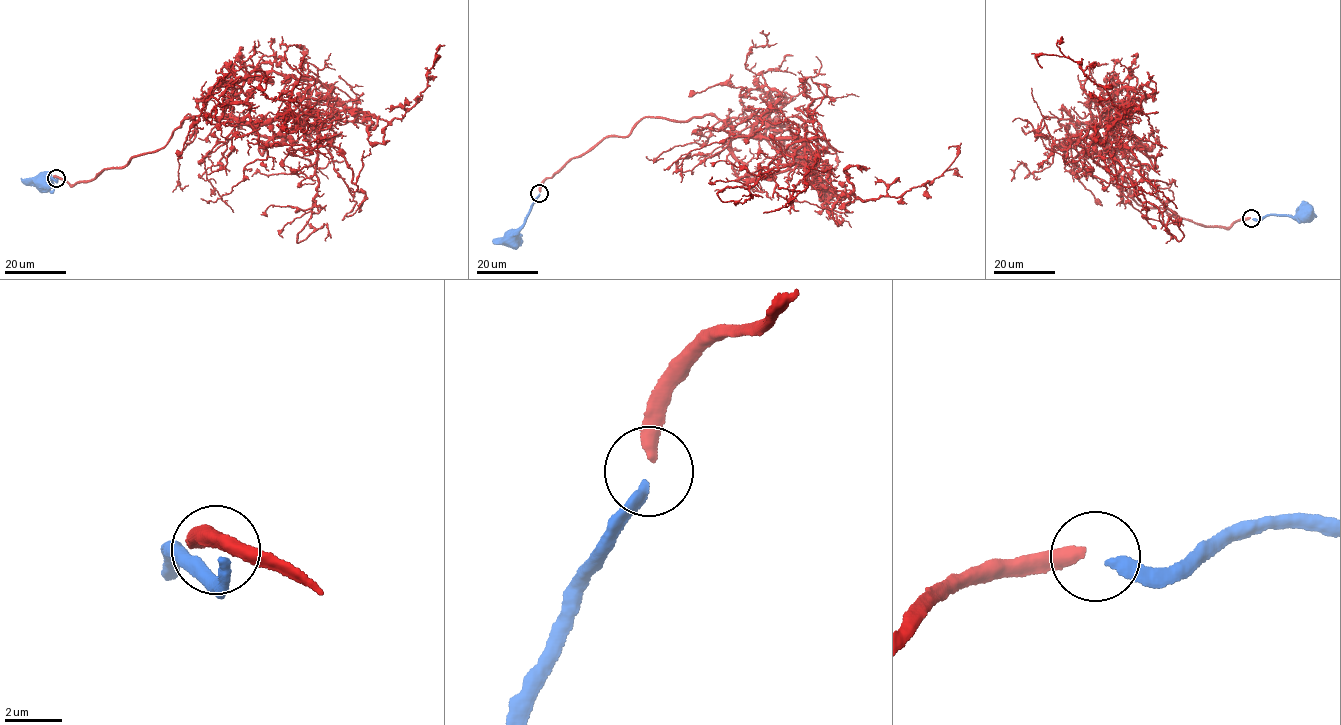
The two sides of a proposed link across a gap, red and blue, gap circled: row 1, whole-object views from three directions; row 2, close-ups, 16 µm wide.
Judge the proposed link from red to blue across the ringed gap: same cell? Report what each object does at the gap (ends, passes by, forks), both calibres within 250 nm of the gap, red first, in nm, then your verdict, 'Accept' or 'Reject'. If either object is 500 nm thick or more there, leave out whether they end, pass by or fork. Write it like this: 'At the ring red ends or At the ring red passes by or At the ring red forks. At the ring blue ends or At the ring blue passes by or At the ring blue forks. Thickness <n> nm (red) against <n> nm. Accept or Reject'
At the ring red ends. At the ring blue ends. Thickness 400 nm (red) against 360 nm. Accept

